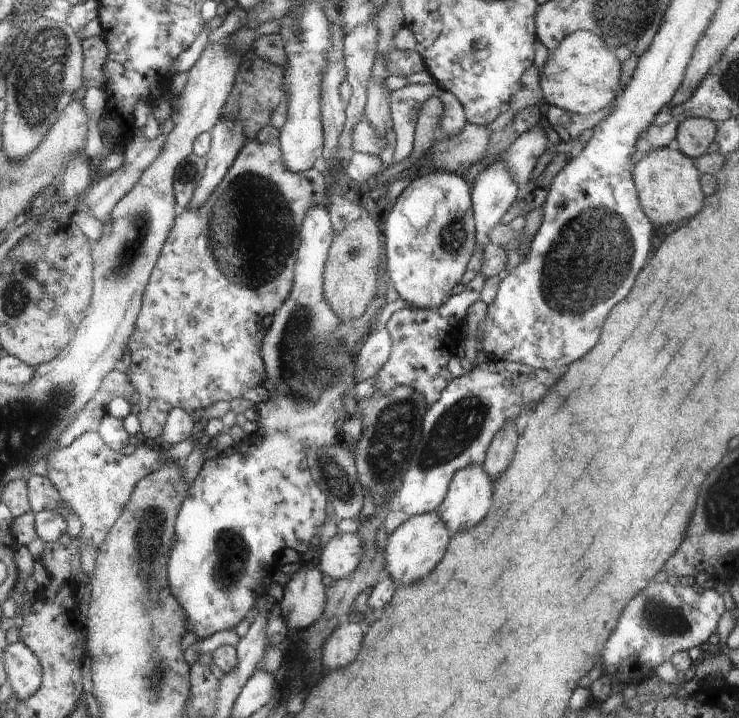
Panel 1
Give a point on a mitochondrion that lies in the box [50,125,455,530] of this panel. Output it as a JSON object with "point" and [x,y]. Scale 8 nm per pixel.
{"point":[252,231]}

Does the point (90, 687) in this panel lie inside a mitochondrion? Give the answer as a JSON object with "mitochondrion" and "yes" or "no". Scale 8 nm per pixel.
{"mitochondrion":"no"}

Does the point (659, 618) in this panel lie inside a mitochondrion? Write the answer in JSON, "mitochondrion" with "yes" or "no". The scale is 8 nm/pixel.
{"mitochondrion":"yes"}

